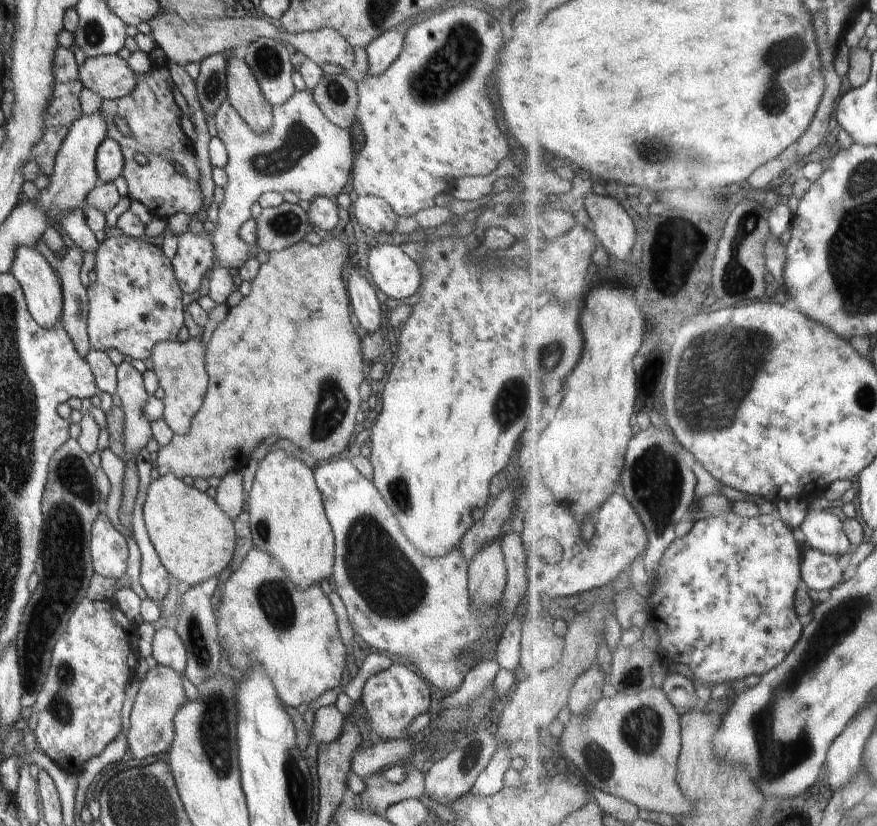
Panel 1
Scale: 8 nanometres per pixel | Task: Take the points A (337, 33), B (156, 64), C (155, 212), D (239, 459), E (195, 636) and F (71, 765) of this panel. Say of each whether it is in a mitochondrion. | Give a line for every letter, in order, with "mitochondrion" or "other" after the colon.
A: other
B: other
C: other
D: other
E: mitochondrion
F: other

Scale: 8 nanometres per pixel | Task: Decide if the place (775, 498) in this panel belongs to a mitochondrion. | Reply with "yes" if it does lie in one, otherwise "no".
no

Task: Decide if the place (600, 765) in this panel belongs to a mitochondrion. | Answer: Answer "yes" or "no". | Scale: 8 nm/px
yes

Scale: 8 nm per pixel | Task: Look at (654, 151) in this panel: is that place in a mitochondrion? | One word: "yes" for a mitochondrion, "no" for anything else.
yes

